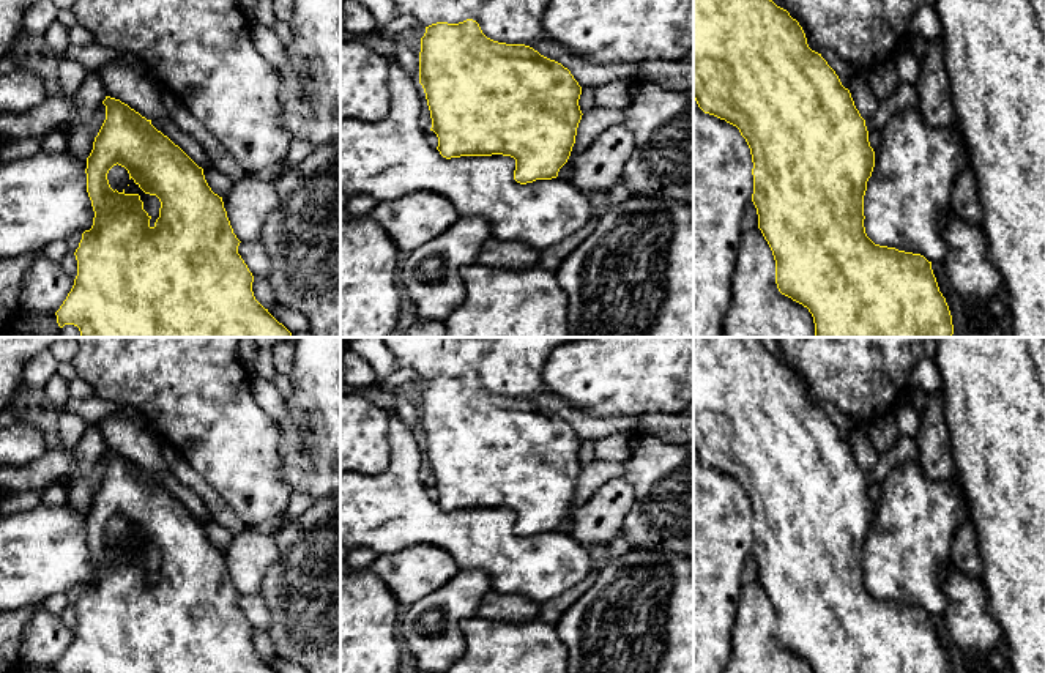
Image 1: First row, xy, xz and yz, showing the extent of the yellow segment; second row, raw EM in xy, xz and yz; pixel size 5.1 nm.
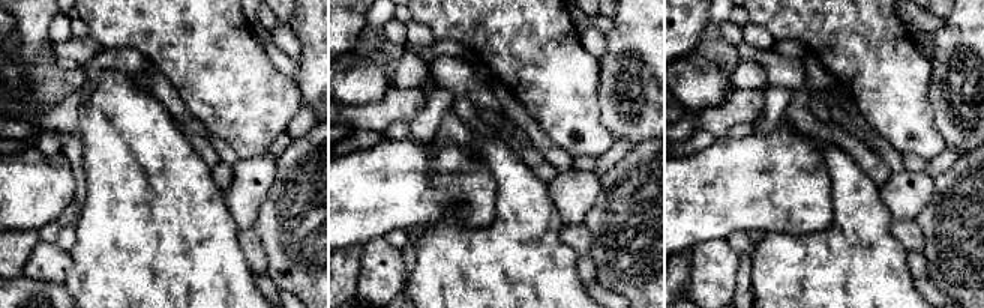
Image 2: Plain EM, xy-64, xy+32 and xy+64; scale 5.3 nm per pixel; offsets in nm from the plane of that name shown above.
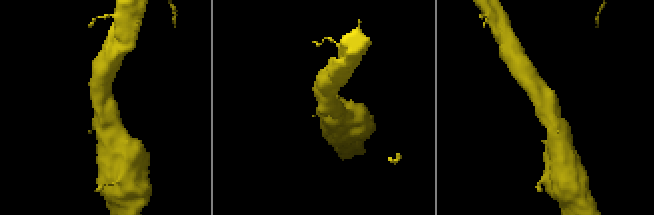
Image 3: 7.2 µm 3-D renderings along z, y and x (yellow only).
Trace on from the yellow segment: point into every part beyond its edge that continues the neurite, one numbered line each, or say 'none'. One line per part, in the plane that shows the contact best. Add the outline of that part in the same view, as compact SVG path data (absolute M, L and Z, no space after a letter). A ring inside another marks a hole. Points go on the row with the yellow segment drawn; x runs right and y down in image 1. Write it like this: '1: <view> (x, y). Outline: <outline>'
none

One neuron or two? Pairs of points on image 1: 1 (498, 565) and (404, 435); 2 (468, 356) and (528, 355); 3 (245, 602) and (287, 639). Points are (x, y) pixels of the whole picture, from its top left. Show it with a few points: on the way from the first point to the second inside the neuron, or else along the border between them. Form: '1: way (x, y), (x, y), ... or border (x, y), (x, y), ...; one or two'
1: way (462, 533), (445, 530), (404, 489), (404, 472); one
2: way (483, 358), (489, 355), (514, 355); one
3: border (259, 593), (268, 610), (267, 629); two

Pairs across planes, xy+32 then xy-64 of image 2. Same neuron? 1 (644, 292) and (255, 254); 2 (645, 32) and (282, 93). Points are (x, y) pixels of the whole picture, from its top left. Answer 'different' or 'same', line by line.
1: different
2: different

